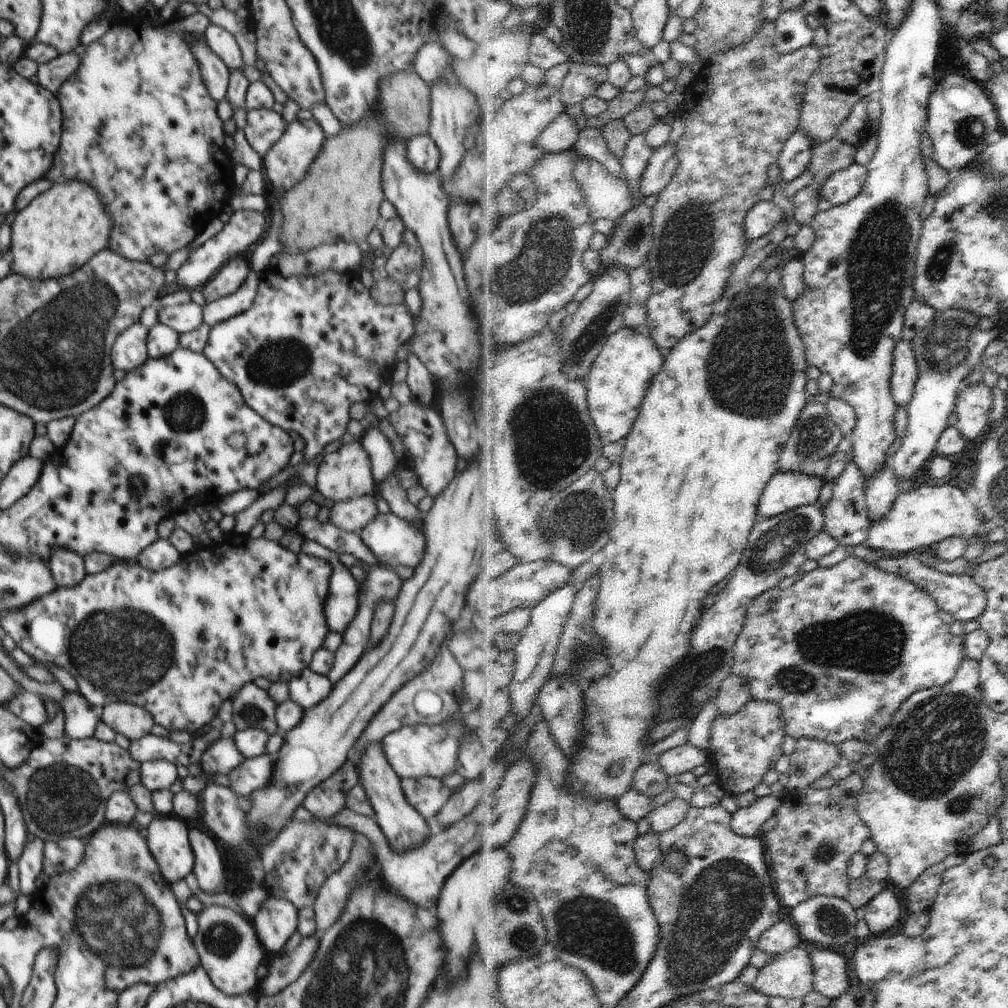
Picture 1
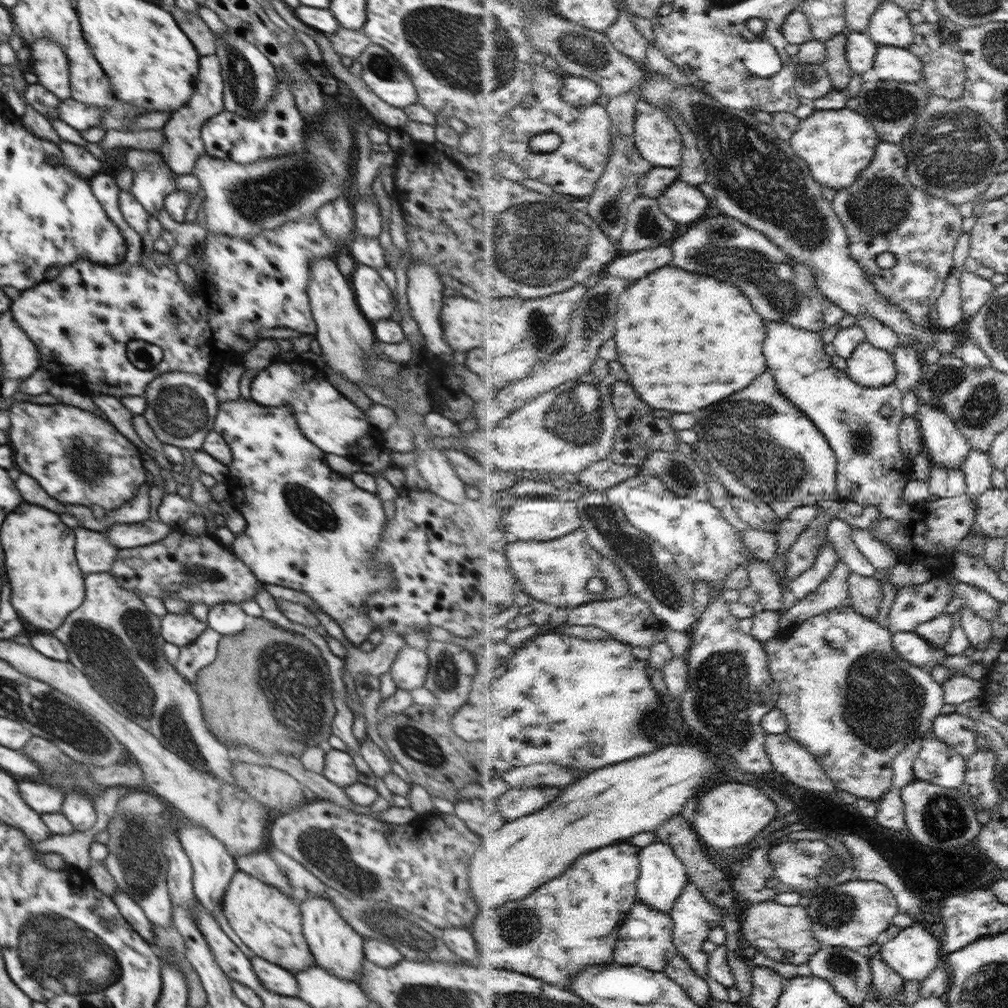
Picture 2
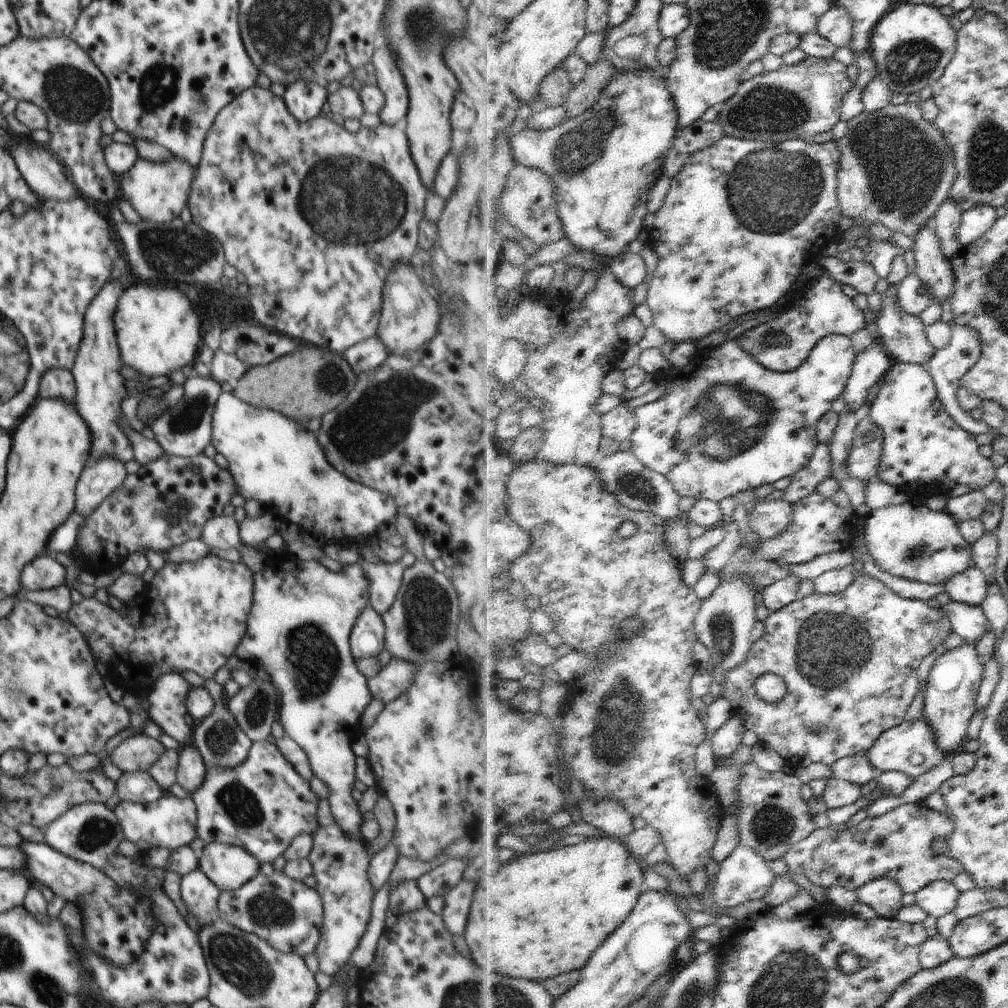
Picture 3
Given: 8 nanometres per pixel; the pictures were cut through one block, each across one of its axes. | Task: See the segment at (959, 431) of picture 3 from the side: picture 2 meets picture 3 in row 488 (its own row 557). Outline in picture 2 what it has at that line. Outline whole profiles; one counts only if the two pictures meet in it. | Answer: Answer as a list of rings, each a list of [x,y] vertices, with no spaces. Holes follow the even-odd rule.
[[[768,323],[765,355],[769,369],[775,374],[779,387],[786,393],[829,437],[830,444],[839,460],[837,498],[854,500],[863,506],[873,505],[880,509],[880,523],[872,532],[888,541],[902,555],[925,550],[926,569],[940,578],[952,571],[955,553],[966,553],[977,560],[985,555],[984,537],[973,530],[952,551],[926,542],[926,513],[903,499],[907,484],[911,481],[911,465],[901,447],[901,426],[905,422],[904,394],[897,383],[886,387],[870,387],[858,384],[850,372],[836,368],[832,357],[826,352],[822,333],[801,329],[790,323]],[[886,404],[895,408],[895,413],[886,417],[882,408]]]

